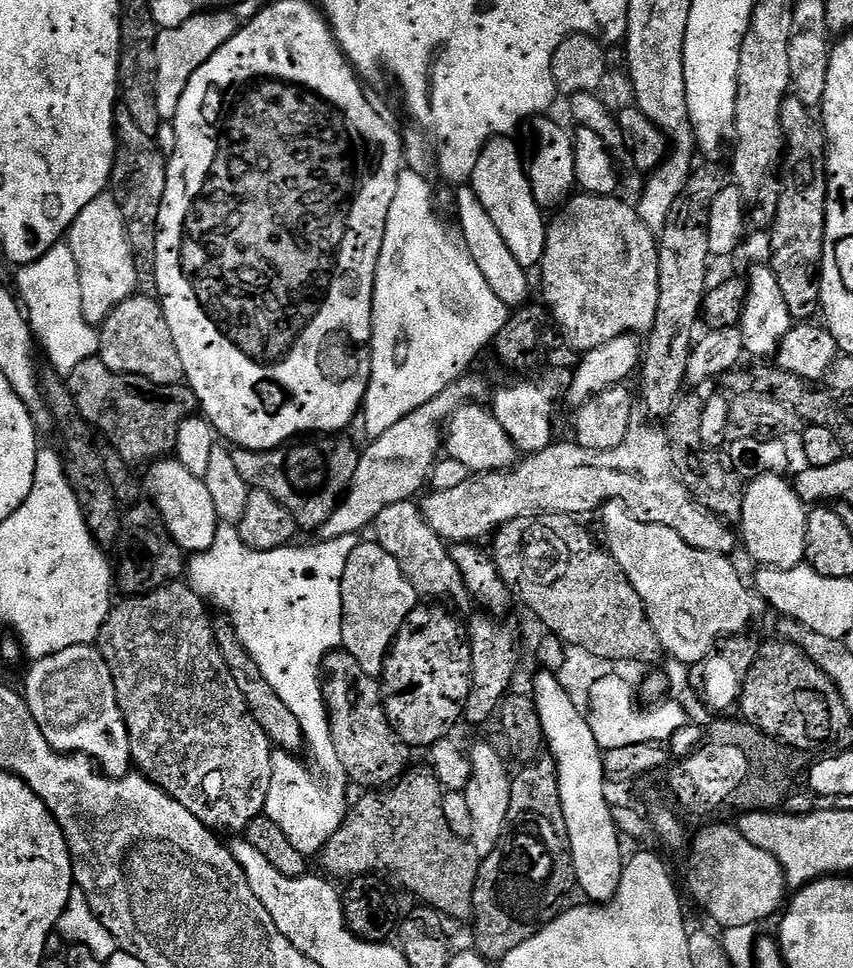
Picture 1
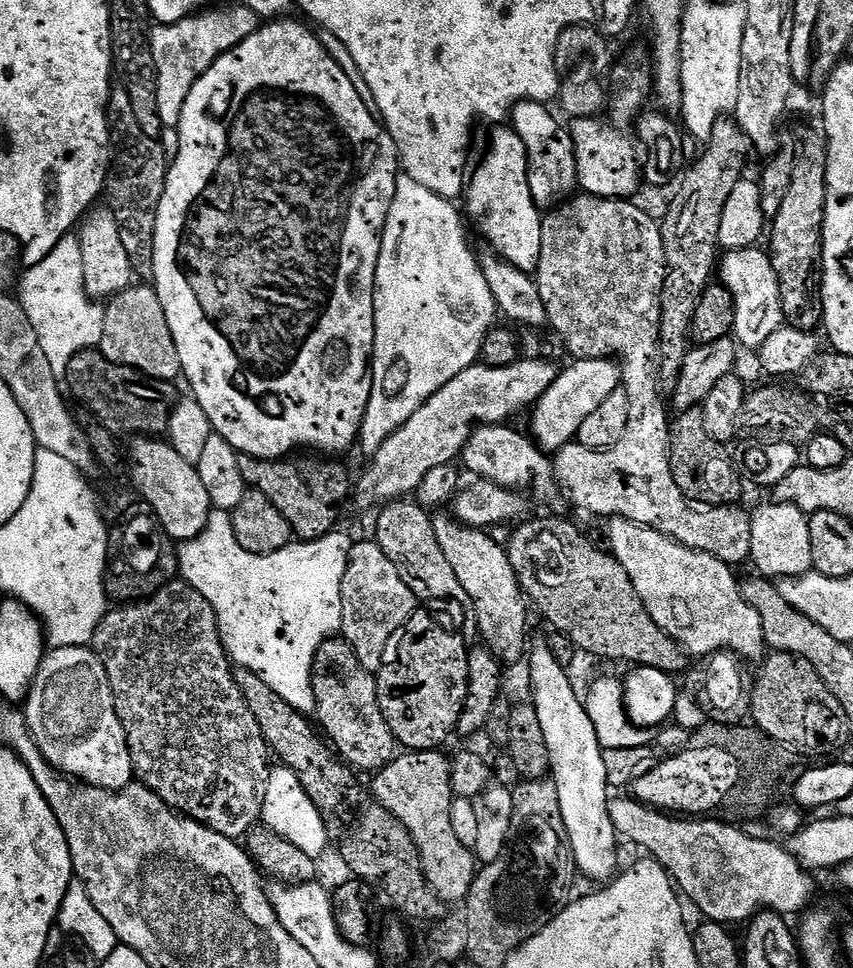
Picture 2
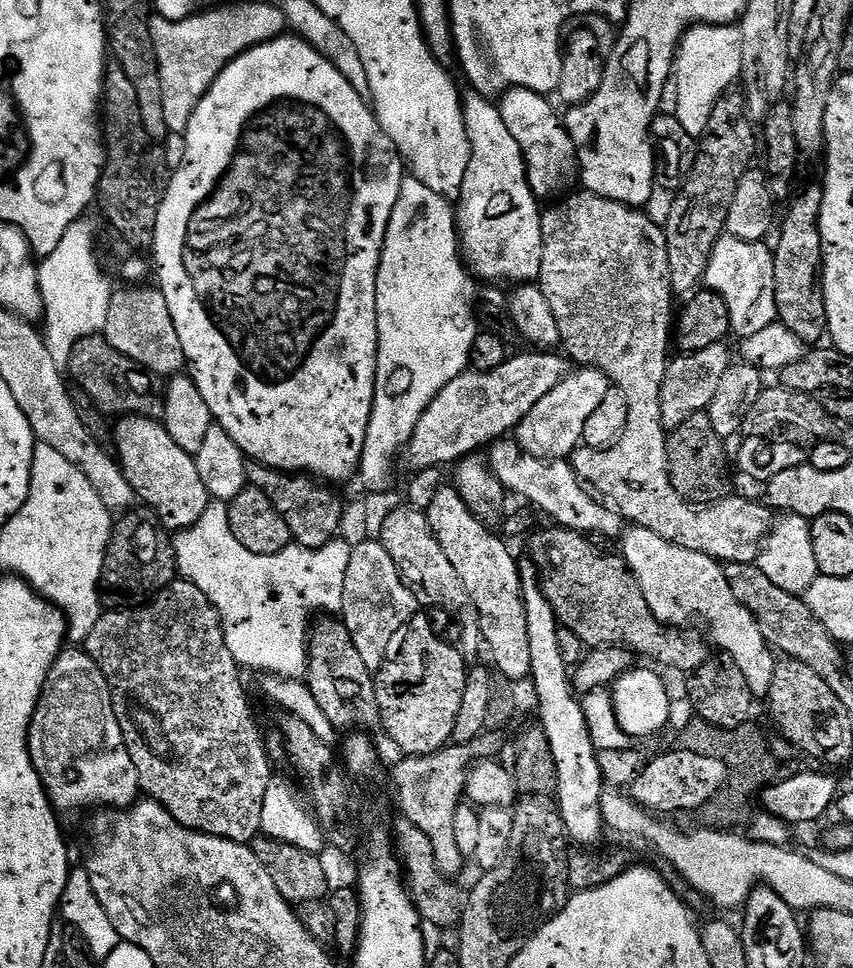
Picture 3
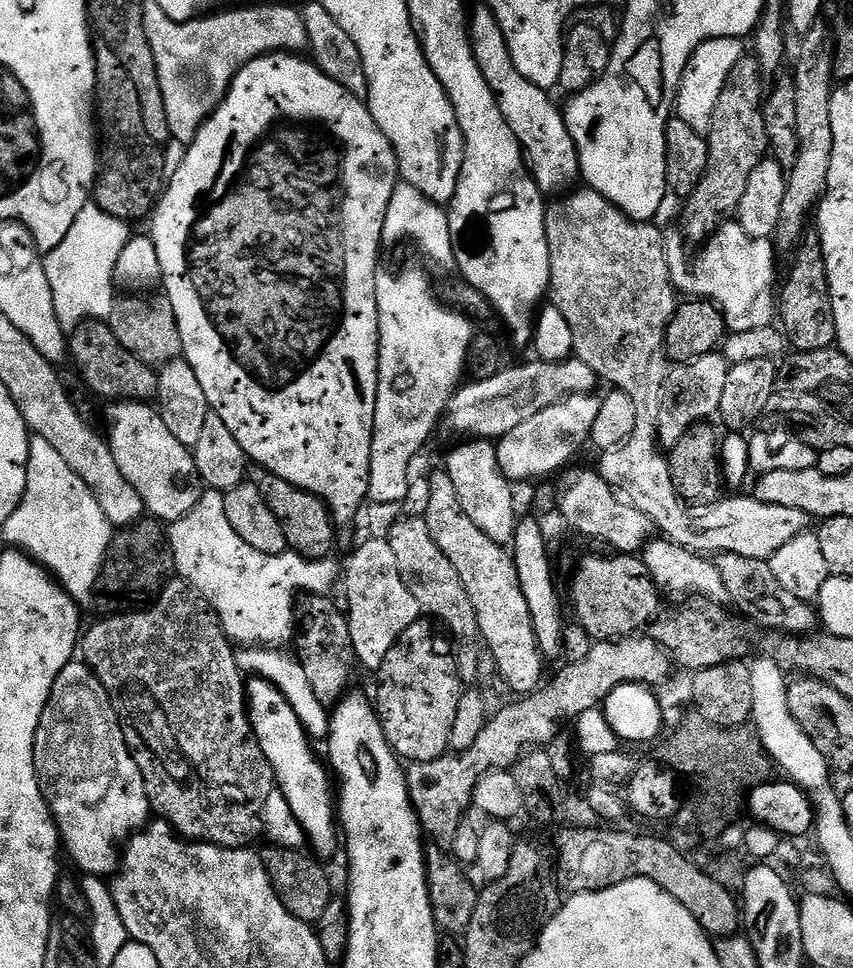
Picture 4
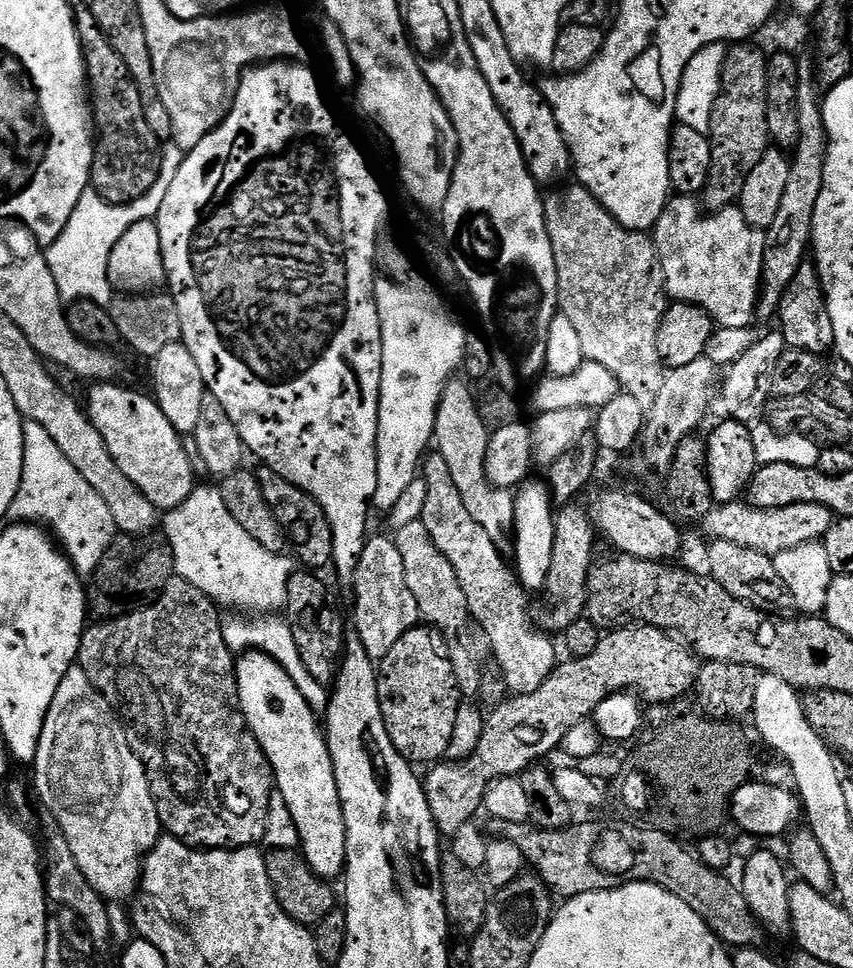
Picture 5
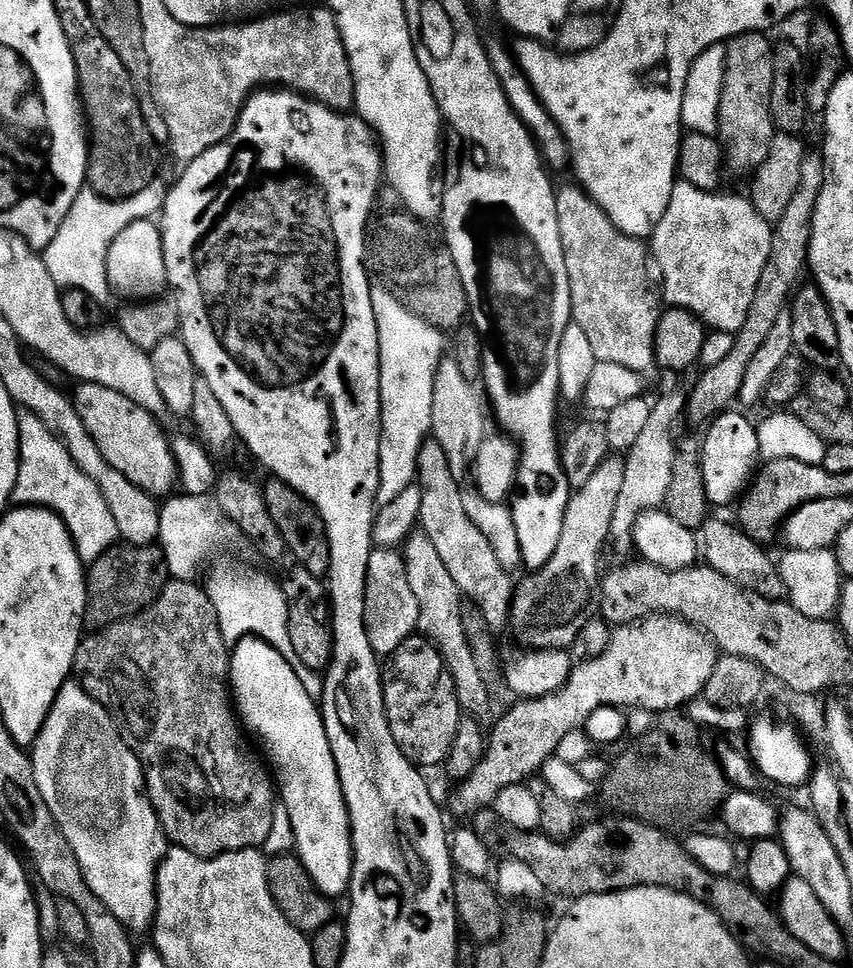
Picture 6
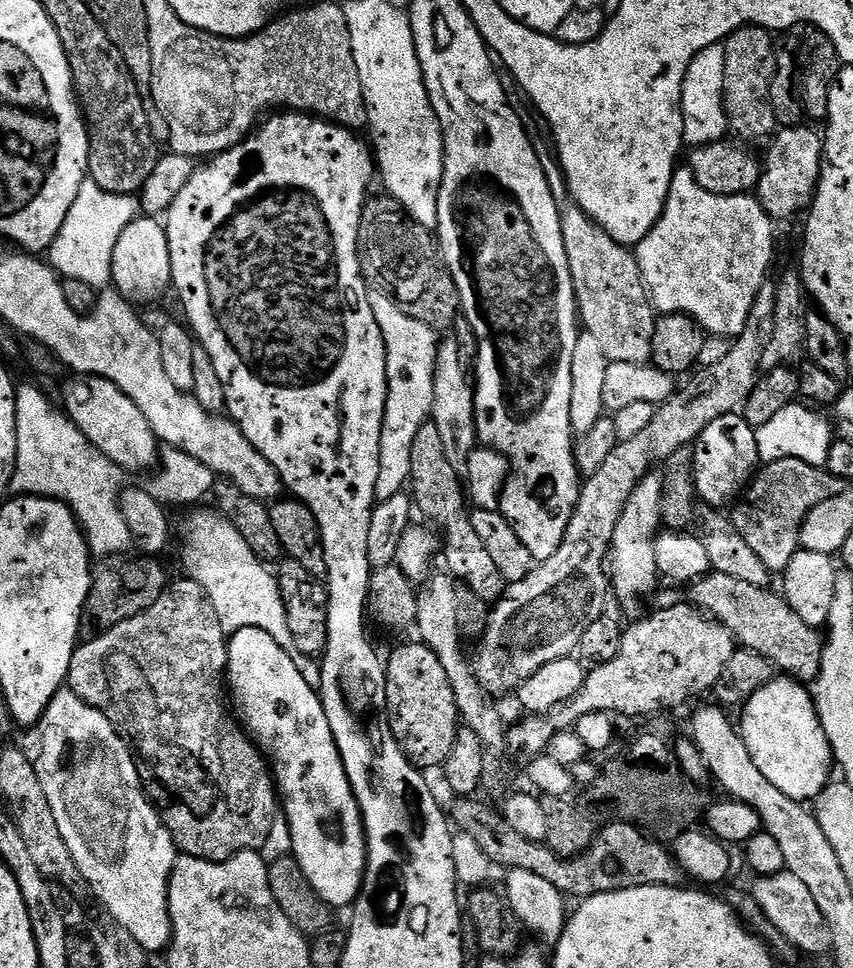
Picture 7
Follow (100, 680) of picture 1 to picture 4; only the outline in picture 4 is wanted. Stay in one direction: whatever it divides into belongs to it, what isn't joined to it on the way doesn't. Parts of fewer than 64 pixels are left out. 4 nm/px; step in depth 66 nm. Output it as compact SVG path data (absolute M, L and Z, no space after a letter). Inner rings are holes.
M73 662L64 667L62 674L58 674L50 702L46 702L46 710L42 710L42 722L36 728L34 762L40 789L44 791L48 809L60 829L62 848L67 859L69 856L81 868L81 873L111 877L122 859L122 845L149 823L153 811L144 779L128 748L106 686L102 686L87 664Z

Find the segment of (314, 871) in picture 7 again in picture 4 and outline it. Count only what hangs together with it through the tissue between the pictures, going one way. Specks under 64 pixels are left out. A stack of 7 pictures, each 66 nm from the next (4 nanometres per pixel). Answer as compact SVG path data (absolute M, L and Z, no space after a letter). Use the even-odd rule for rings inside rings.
M249 679L246 684L246 703L252 732L276 775L275 787L286 798L294 818L302 826L307 847L321 861L328 862L336 852L336 836L338 840L338 812L334 807L333 785L332 788L328 785L329 769L325 765L324 769L319 758L312 753L308 745L309 733L304 731L304 724L298 718L296 708L290 706L288 699L271 679Z

